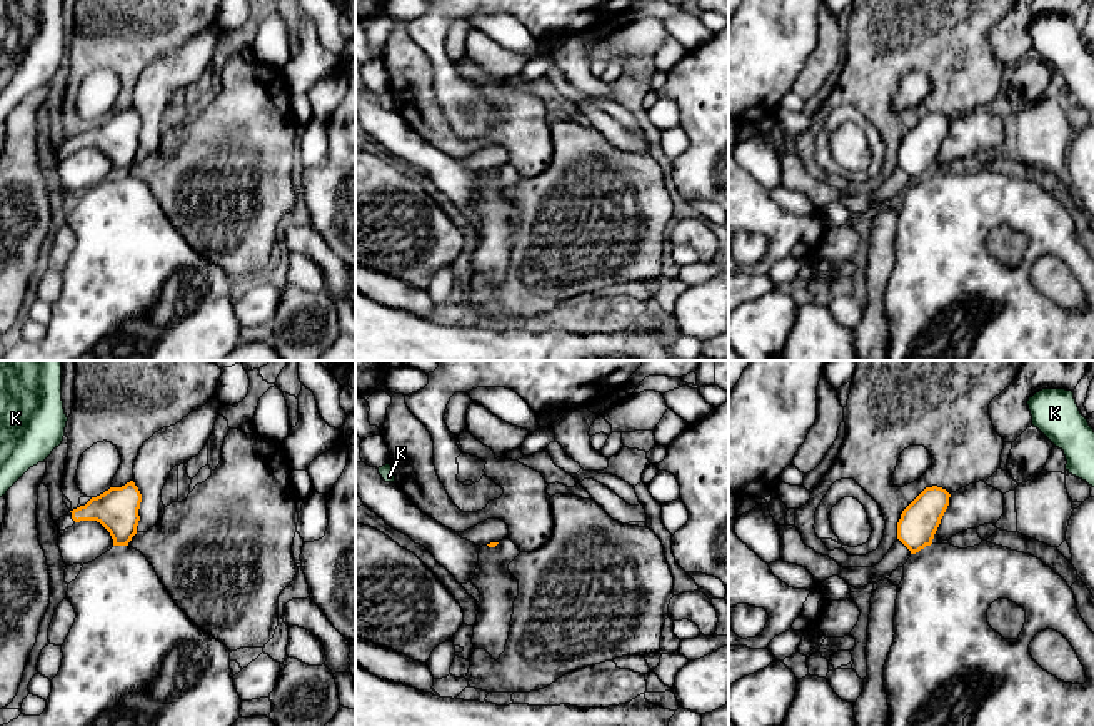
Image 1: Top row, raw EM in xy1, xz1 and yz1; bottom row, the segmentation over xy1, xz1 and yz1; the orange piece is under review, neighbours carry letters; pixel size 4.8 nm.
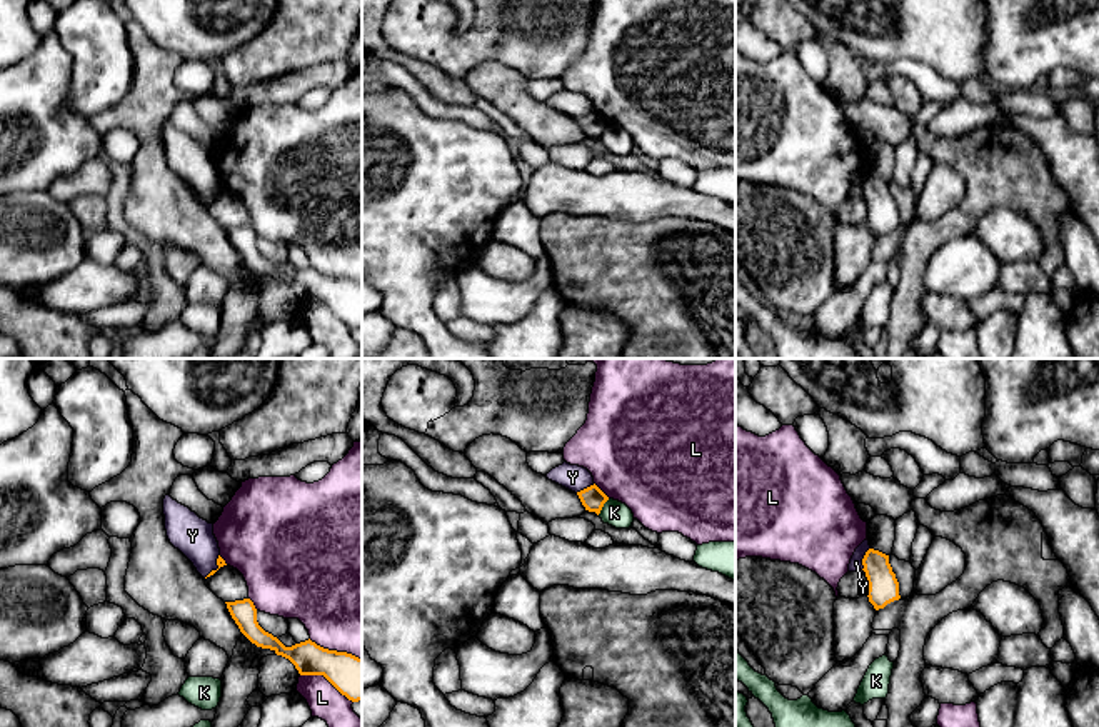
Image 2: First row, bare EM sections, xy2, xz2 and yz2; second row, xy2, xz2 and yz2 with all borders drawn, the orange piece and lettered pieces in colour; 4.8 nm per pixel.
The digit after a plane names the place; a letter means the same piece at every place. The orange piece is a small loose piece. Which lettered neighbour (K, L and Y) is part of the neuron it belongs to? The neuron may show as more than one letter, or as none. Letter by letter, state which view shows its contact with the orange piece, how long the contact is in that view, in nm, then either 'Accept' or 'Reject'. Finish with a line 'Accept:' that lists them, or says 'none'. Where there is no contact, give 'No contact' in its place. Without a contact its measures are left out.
K: Touches orange in xz2. Shared border 100 nm. Reject
L: Touches orange in xy2. Shared border 300 nm. Reject
Y: Touches orange in yz2. Shared border 120 nm. Reject
Accept: none

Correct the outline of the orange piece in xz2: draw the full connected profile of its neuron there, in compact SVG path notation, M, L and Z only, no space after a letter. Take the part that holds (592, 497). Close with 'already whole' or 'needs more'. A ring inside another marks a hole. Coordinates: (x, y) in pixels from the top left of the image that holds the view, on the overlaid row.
M594 484L580 492L577 492L582 505L589 512L600 514L604 504L609 500L609 497Z; already whole

